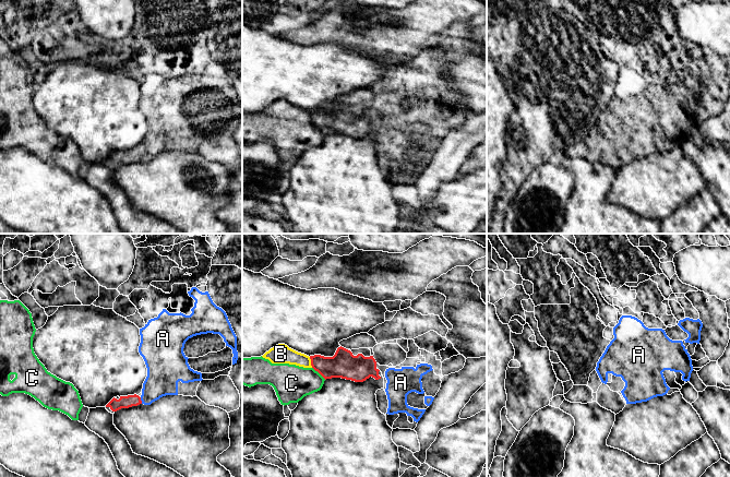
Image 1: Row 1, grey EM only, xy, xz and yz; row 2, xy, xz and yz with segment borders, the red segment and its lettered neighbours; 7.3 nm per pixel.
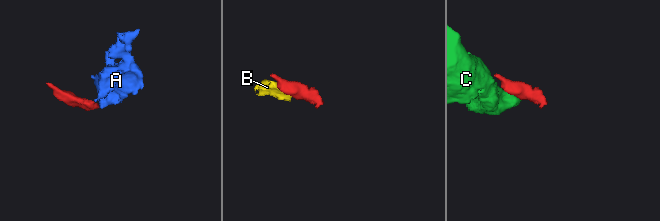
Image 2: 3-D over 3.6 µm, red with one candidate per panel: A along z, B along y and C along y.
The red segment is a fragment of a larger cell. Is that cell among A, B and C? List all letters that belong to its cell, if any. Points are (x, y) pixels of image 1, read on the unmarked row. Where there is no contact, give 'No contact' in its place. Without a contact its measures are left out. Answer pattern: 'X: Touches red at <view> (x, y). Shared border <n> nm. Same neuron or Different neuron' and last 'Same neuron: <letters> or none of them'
A: Touches red at xy (141, 156). Shared border 50 nm. Same neuron
B: Touches red at xz (311, 118). Shared border 80 nm. Different neuron
C: Touches red at xz (319, 128). Shared border 140 nm. Different neuron
Same neuron: A

